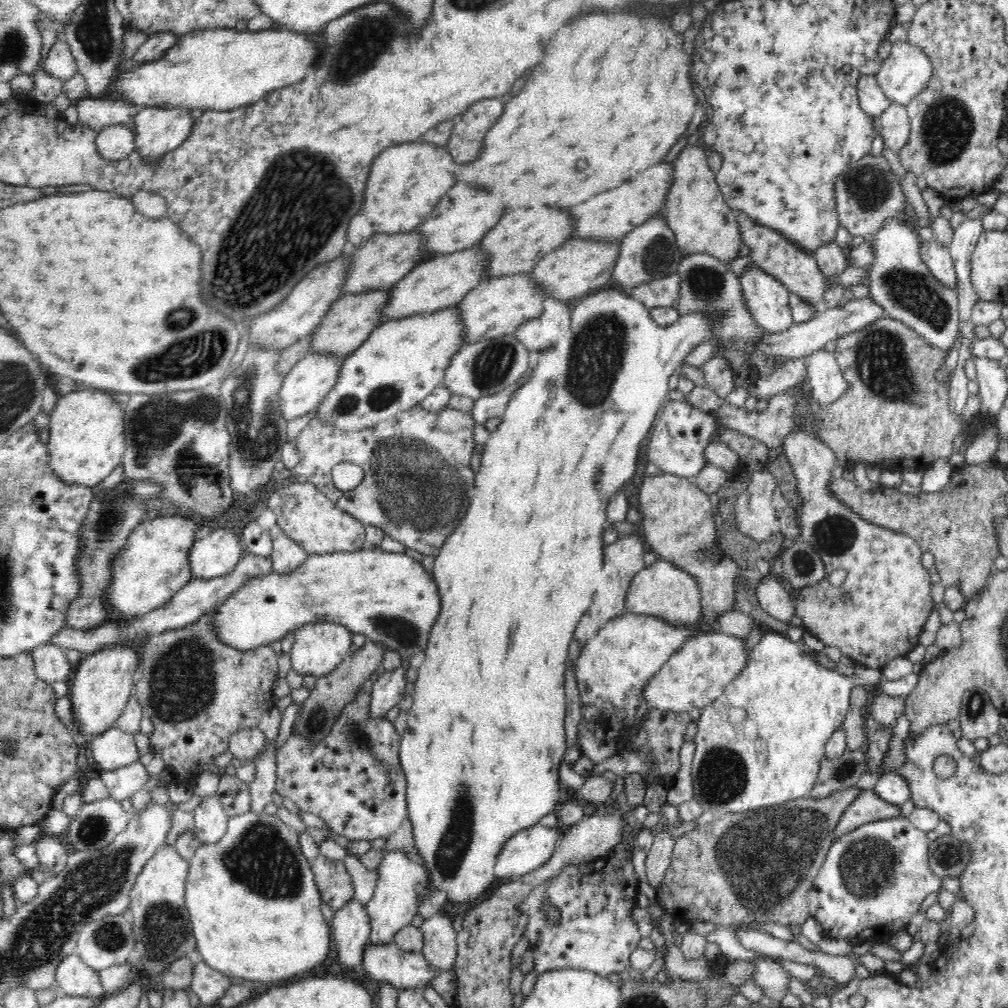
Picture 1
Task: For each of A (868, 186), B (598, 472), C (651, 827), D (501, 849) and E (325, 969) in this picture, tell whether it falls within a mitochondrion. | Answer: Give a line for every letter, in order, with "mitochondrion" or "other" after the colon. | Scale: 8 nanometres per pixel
A: mitochondrion
B: mitochondrion
C: other
D: other
E: other

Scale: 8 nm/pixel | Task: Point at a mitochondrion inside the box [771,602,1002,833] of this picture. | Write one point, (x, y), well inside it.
(844, 771)

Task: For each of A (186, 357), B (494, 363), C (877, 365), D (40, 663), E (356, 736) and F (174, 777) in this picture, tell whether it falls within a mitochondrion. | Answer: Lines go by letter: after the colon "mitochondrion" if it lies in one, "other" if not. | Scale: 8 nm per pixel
A: mitochondrion
B: mitochondrion
C: mitochondrion
D: other
E: mitochondrion
F: other

